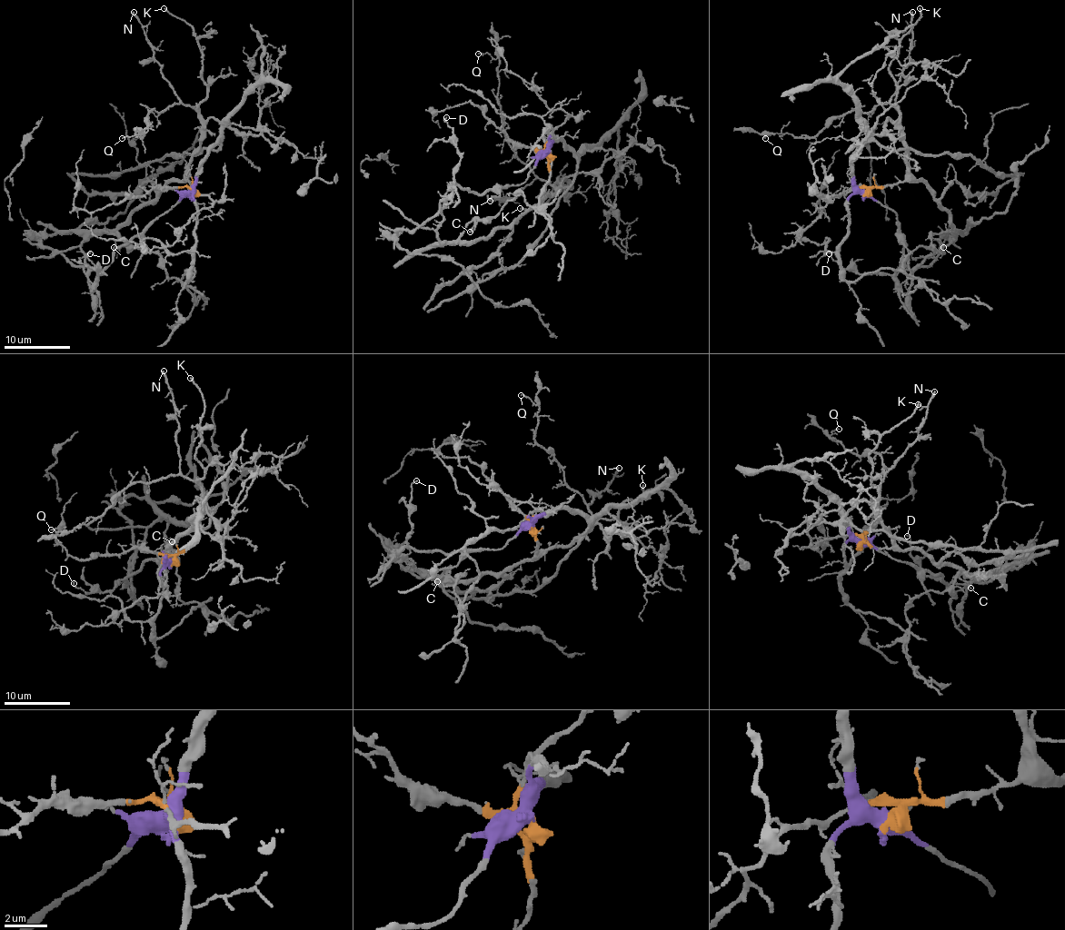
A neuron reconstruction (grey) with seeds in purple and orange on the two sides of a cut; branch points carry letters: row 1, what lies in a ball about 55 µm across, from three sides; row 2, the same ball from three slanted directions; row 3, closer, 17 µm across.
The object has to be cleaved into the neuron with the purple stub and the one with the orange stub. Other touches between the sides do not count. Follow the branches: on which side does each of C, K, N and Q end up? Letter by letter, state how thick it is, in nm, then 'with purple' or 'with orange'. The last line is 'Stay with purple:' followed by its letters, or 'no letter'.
C: 120 nm thick; with orange
K: 200 nm thick; with orange
N: 240 nm thick; with orange
Q: 110 nm thick; with orange
Stay with purple: no letter

